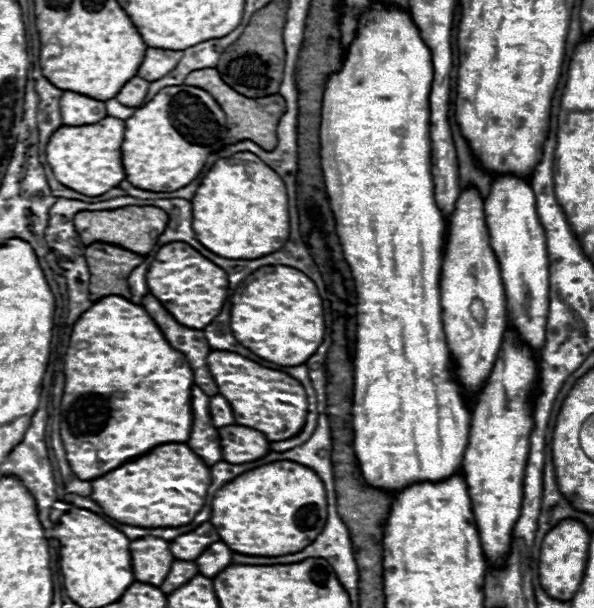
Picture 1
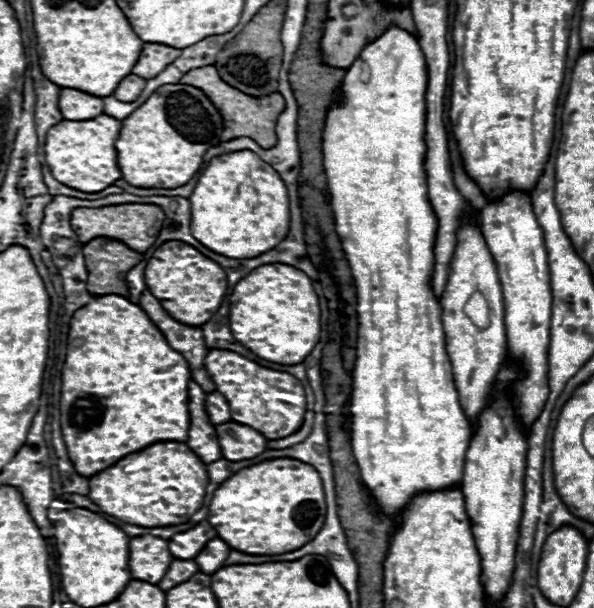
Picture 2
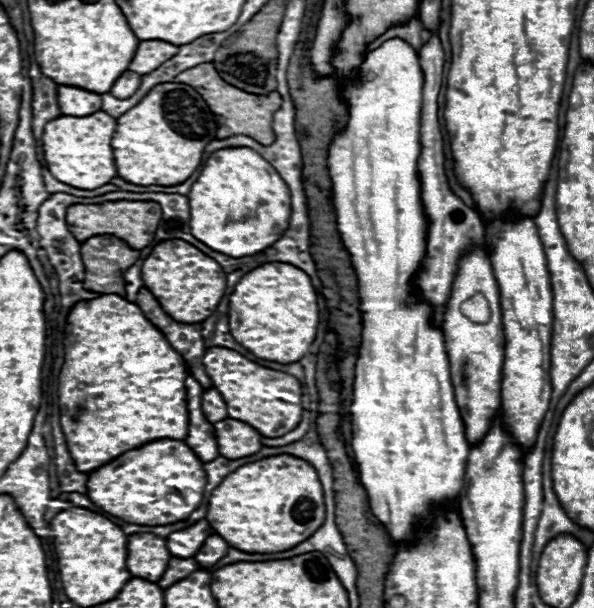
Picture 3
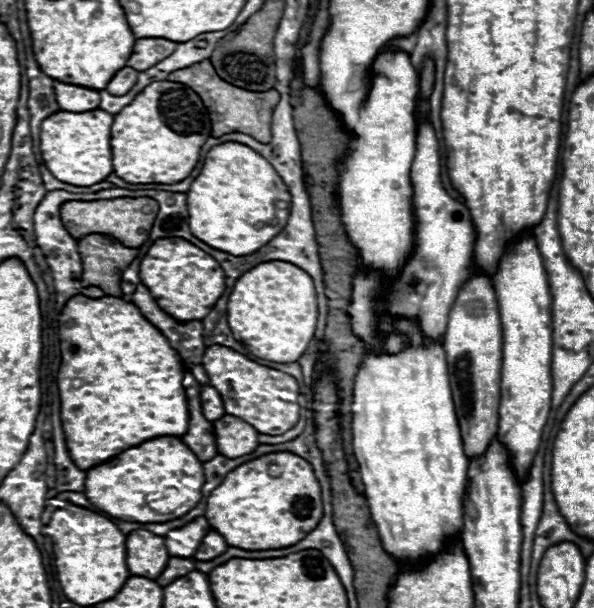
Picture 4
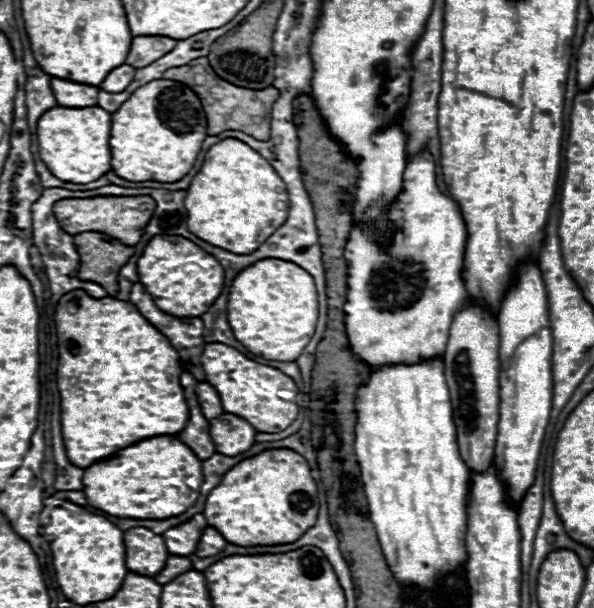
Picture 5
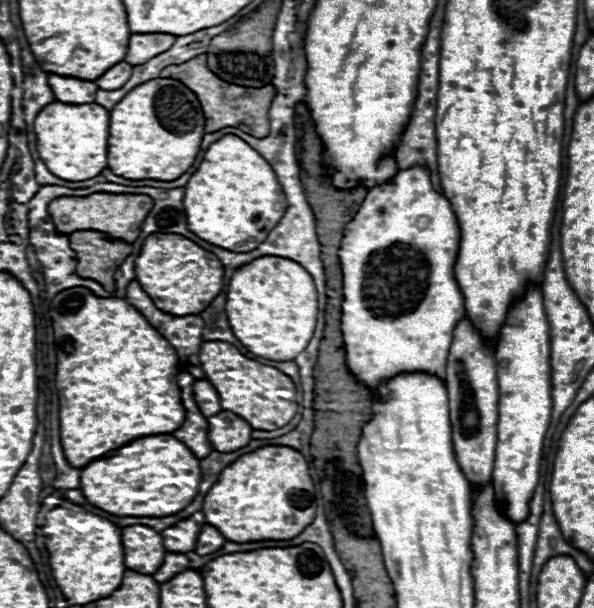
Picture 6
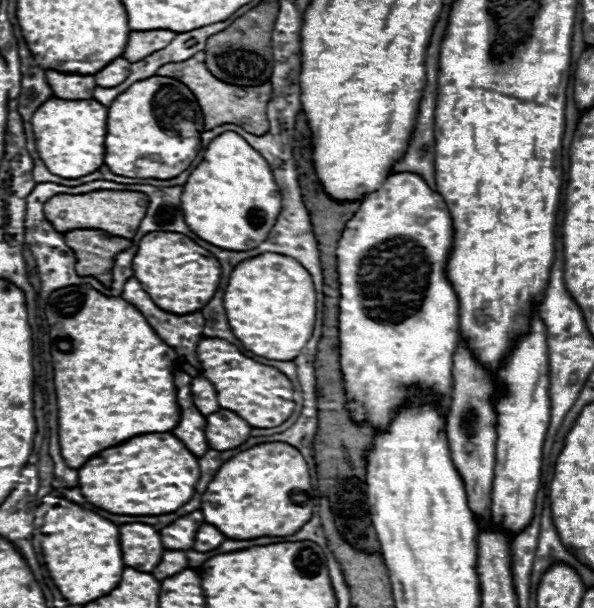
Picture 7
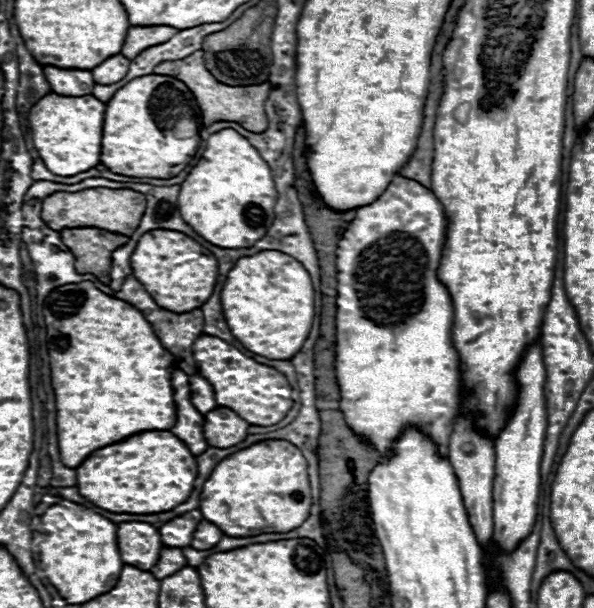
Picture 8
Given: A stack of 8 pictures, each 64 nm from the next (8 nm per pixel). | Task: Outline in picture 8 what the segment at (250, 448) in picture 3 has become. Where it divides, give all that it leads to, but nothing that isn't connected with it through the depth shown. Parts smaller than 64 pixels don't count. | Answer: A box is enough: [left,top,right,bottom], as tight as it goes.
[204,406,248,448]

